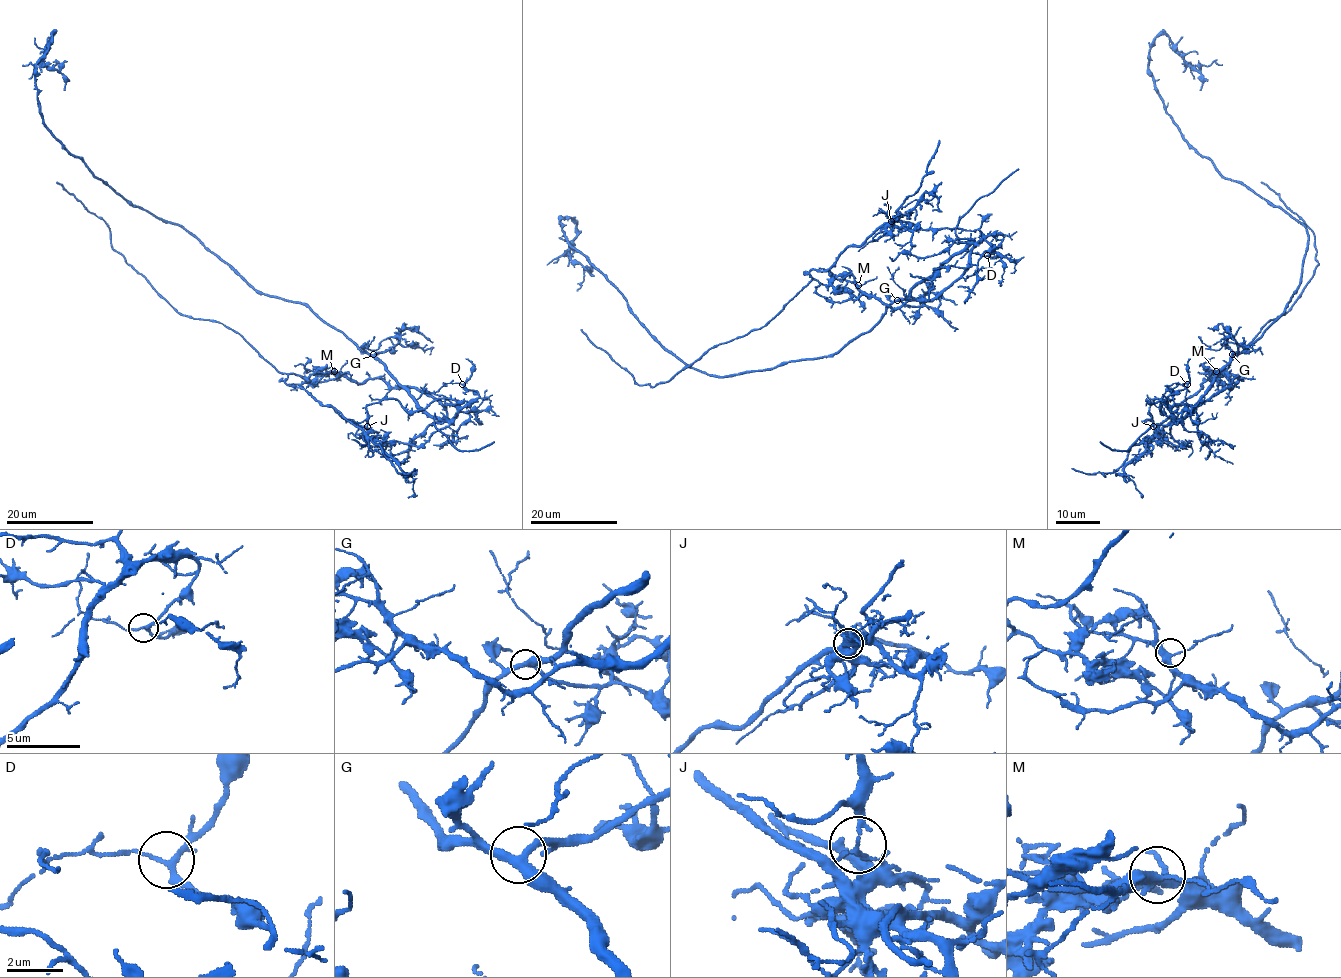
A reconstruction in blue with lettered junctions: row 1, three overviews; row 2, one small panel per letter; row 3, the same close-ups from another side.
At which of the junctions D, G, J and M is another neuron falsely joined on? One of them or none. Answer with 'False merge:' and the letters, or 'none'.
False merge: J

